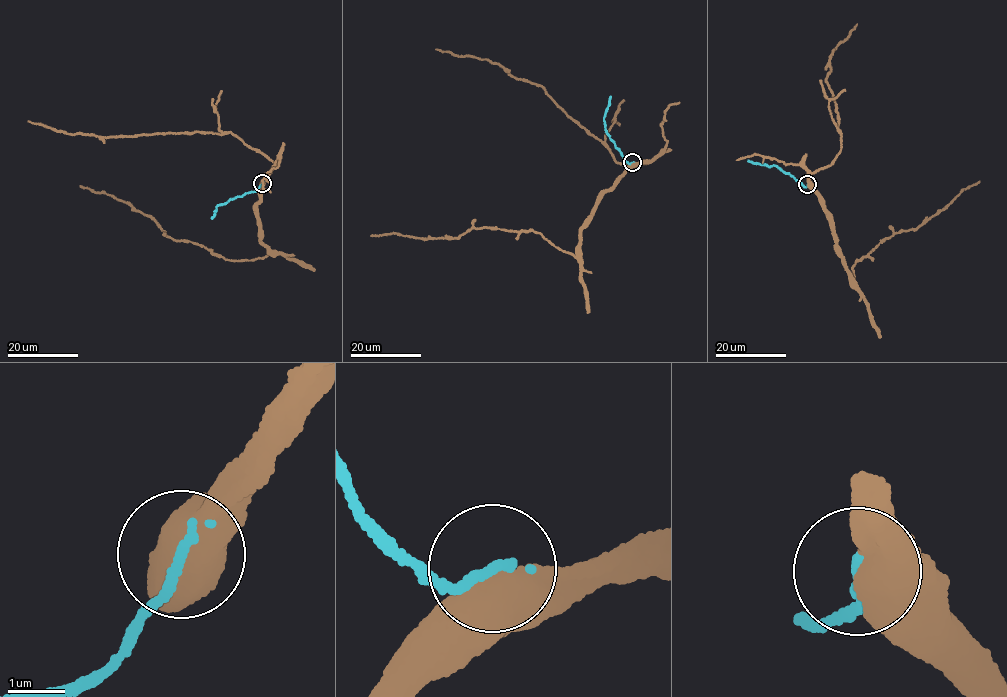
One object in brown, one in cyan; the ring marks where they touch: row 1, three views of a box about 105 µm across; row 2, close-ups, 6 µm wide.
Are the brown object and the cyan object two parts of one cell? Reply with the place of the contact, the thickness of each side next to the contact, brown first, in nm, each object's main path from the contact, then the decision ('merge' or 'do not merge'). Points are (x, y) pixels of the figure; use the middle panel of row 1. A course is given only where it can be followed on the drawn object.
place (632, 162); calibres 750 and 190 nm; course brown (632, 163), (598, 200), (581, 230), (574, 255), (529, 230), (472, 227), (448, 238), (371, 235); course cyan (632, 163), (625, 161), (606, 129), (603, 117), (610, 96); merge

